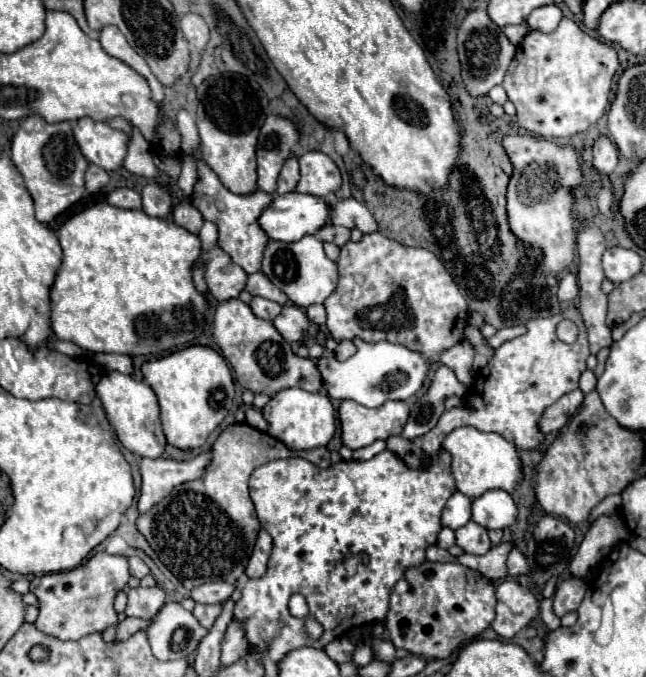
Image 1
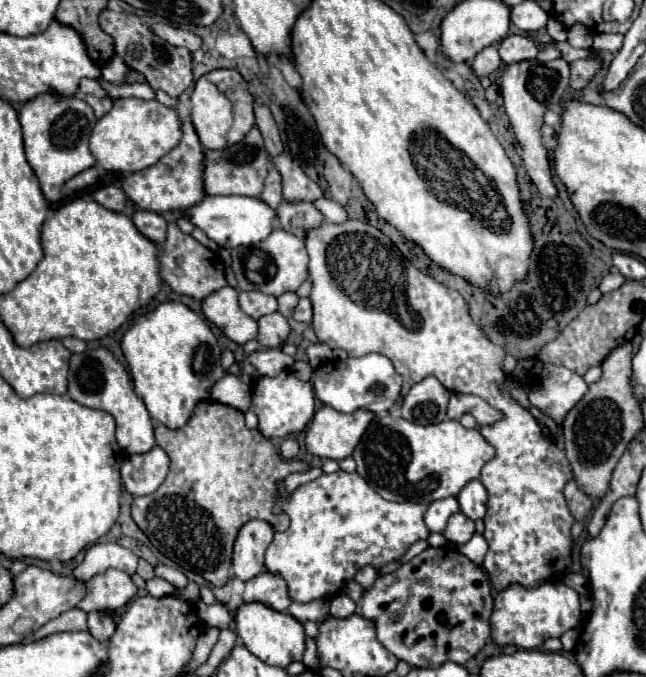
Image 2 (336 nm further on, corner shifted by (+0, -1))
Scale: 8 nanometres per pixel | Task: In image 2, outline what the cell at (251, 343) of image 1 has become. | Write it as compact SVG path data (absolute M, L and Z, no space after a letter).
M231 286L207 296L203 300L203 314L235 344L245 344L257 338L257 320L239 308L237 290Z

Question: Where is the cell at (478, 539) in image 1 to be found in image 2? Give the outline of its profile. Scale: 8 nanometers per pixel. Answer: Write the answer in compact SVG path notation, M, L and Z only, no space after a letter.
M457 512L449 518L443 536L453 544L465 544L475 534L475 524L465 514Z

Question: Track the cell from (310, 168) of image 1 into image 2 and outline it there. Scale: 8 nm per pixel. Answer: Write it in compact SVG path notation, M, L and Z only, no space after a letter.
M275 168L269 170L269 176L265 180L265 190L261 192L259 198L273 208L277 208L283 202L283 182L281 182L281 174Z

